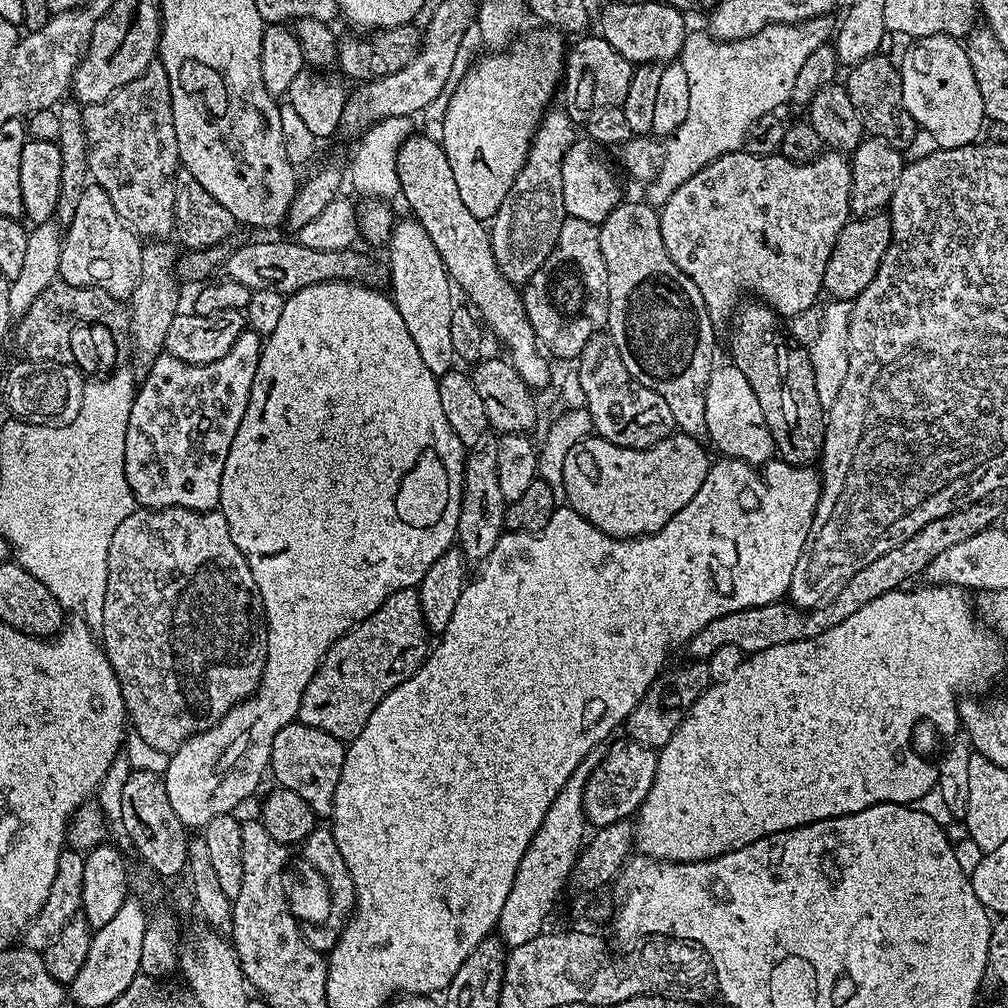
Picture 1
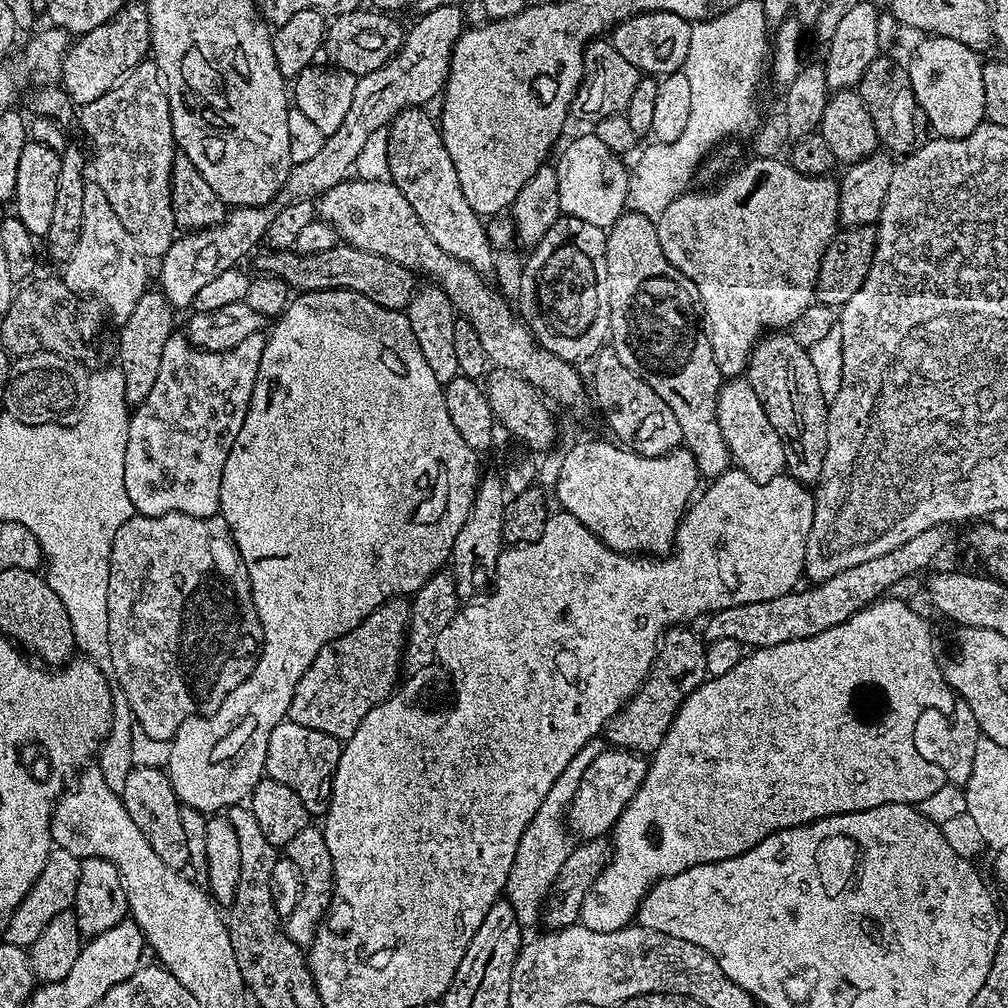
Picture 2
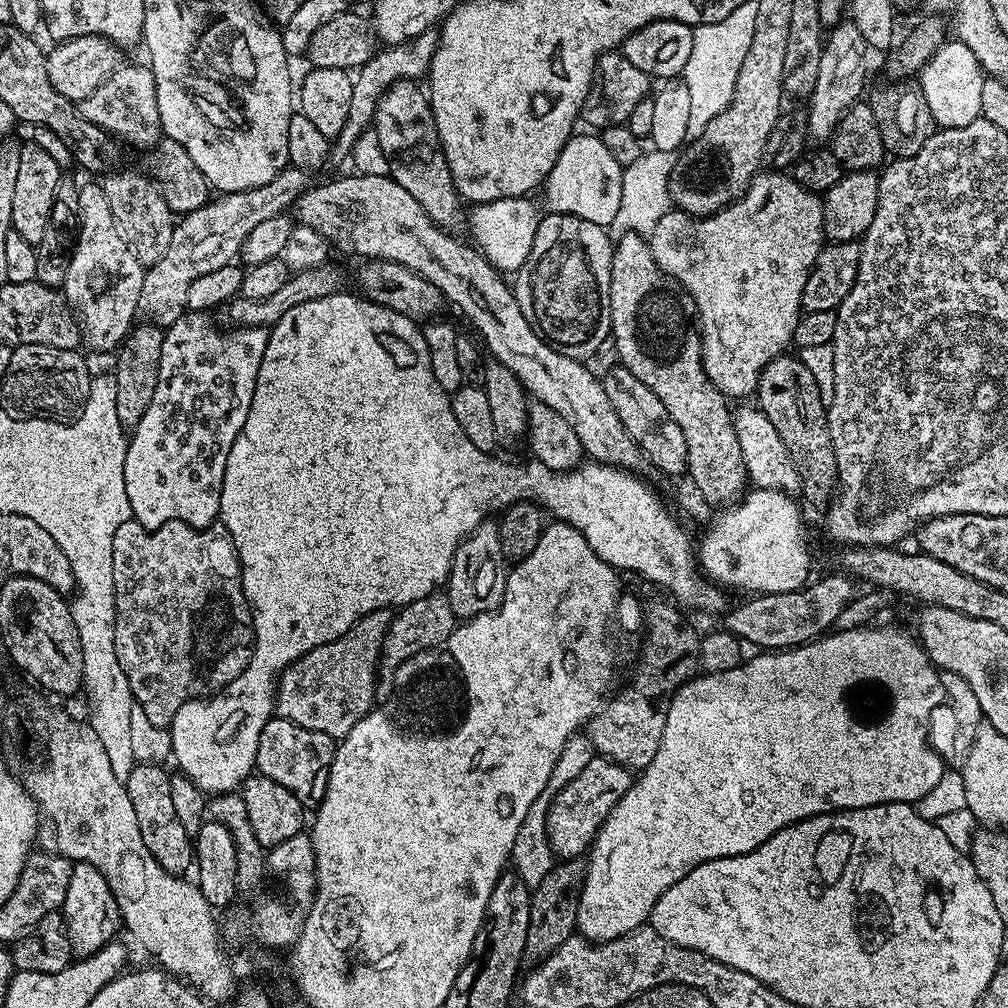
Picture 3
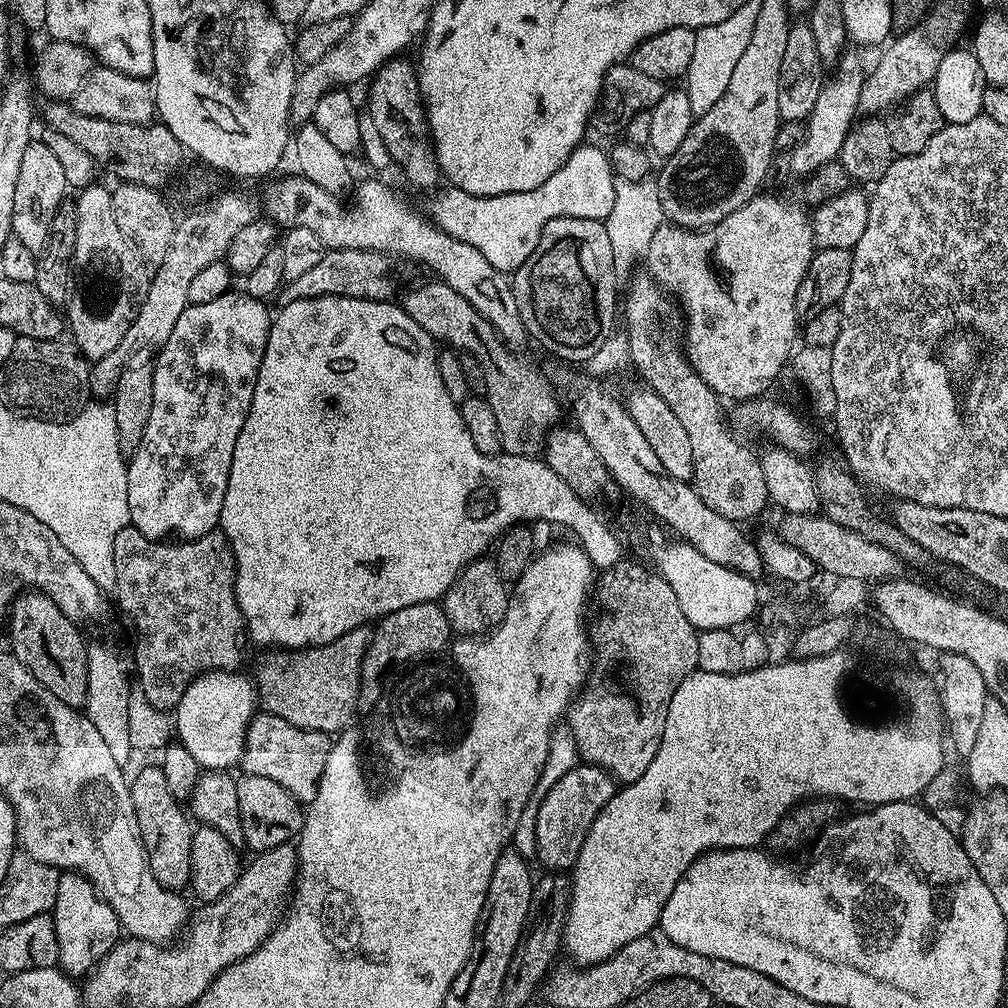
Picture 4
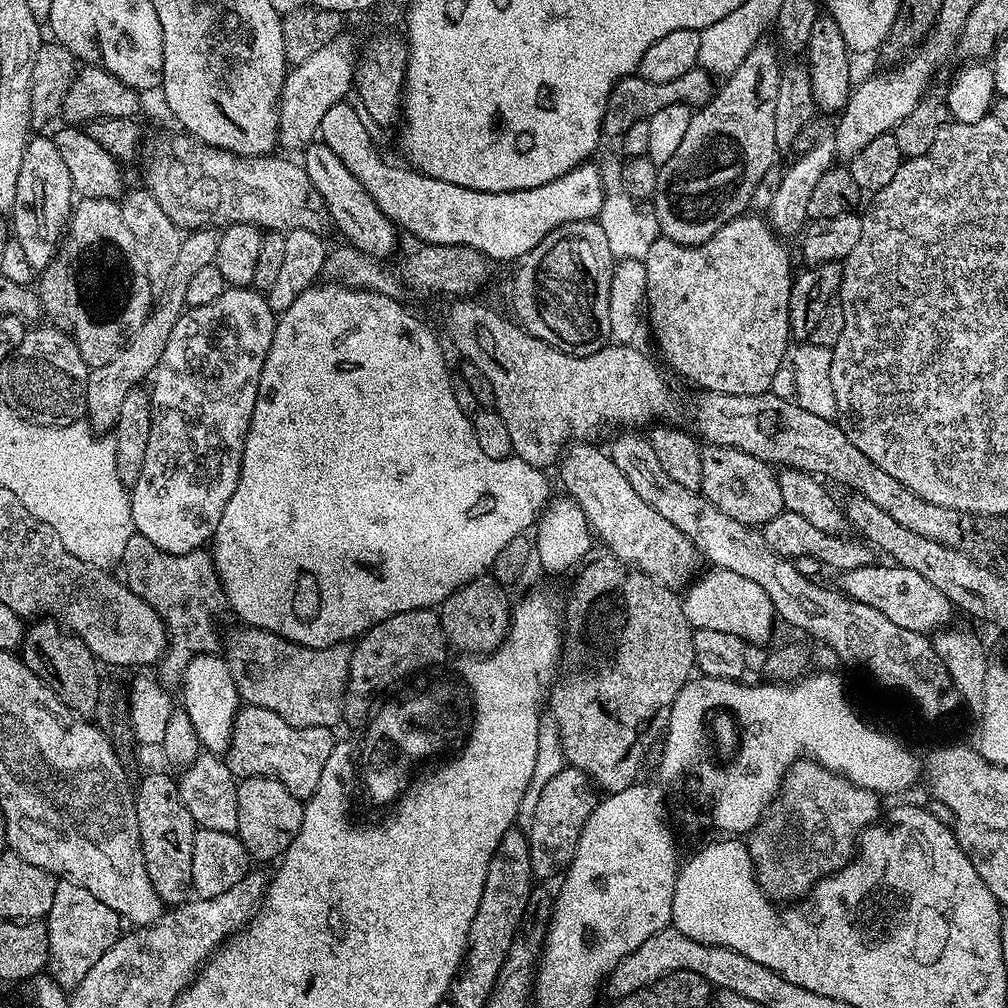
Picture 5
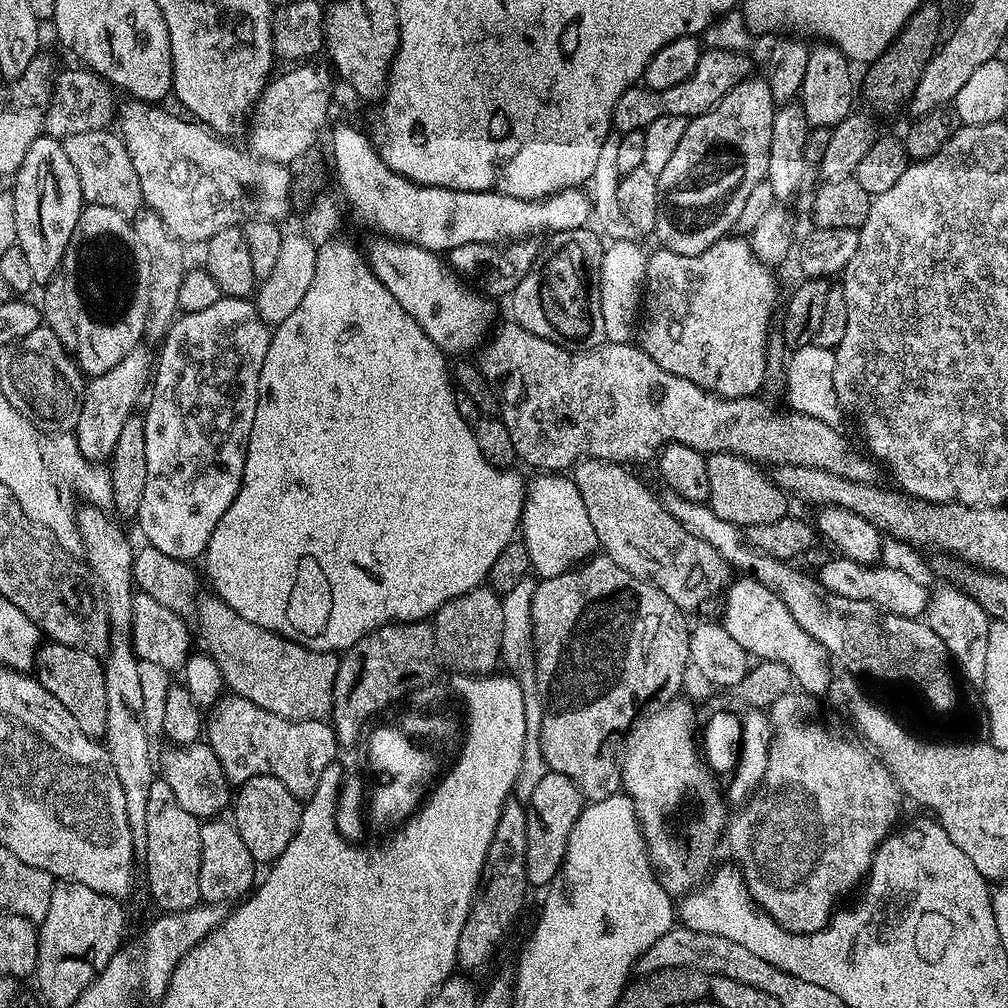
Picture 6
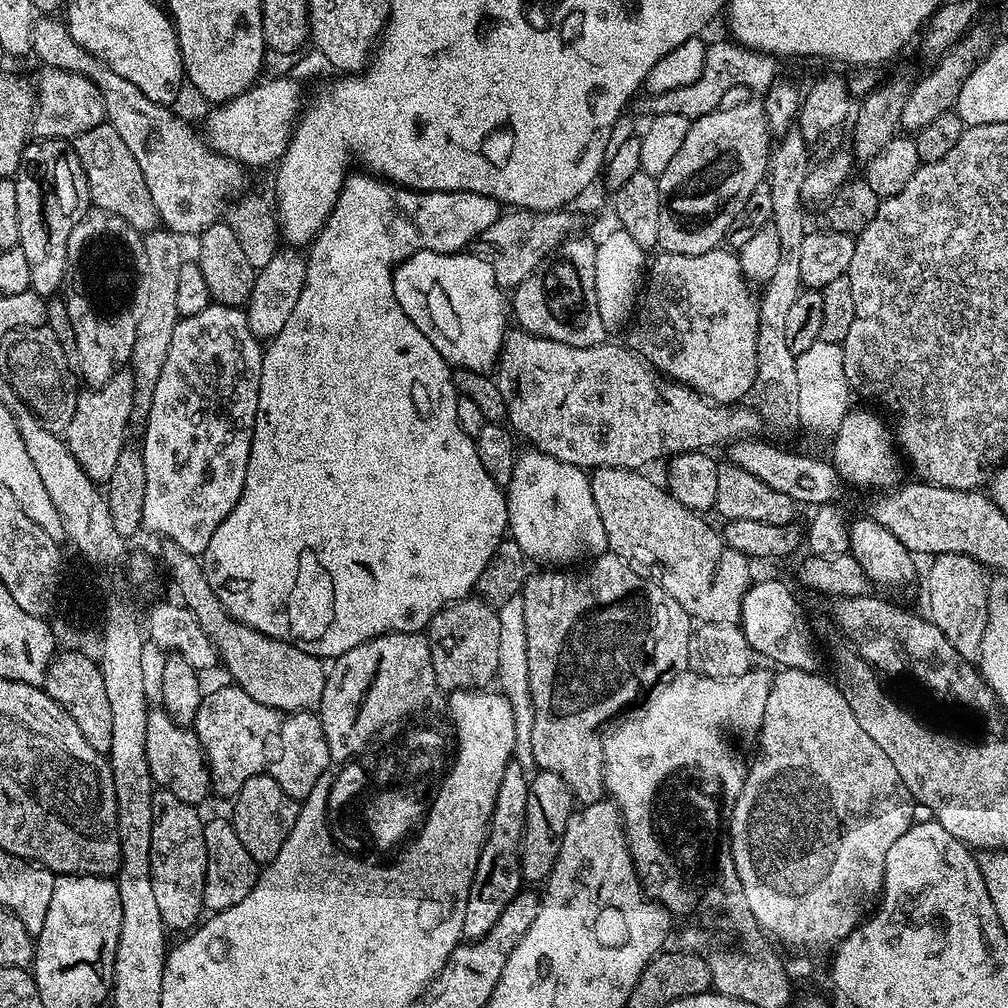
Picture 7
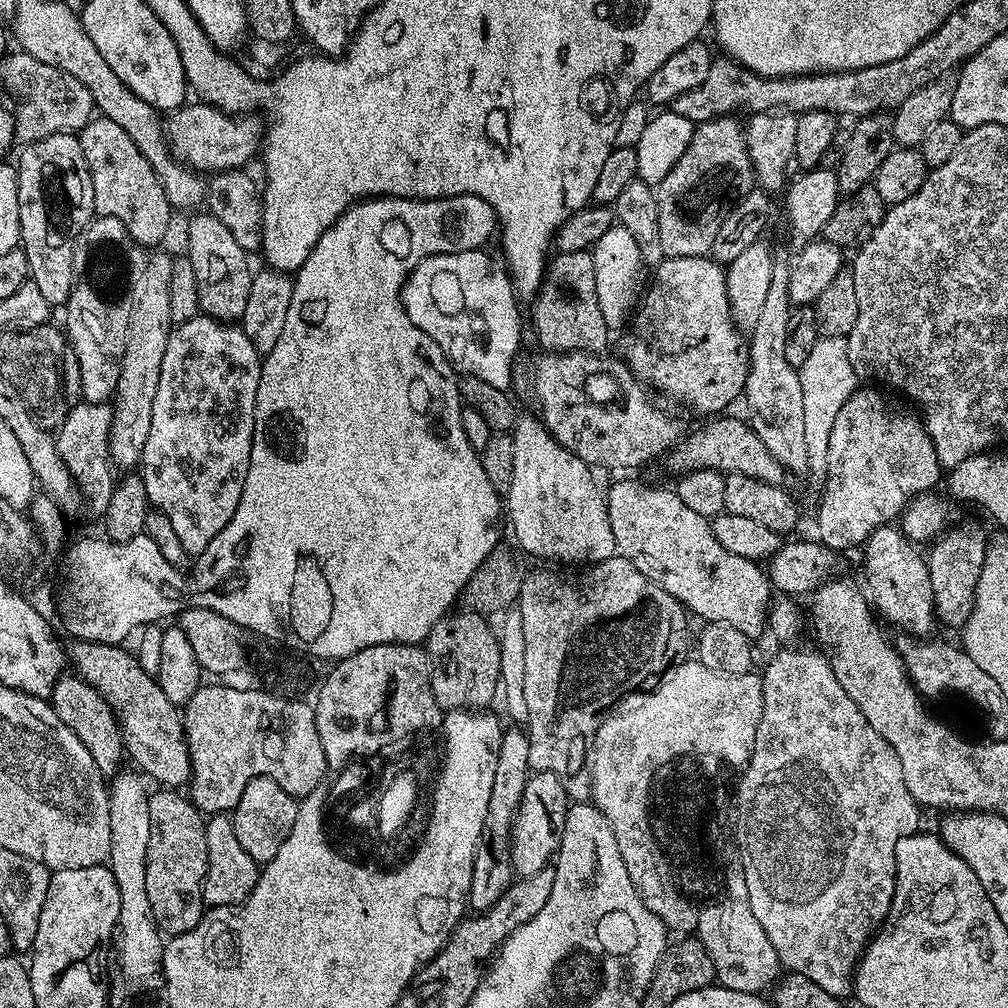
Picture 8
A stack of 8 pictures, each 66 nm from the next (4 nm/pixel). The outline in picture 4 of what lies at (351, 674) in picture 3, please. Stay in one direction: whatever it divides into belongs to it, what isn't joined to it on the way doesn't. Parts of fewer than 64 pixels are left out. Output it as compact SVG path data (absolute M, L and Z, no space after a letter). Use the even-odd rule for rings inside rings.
M365 626L342 634L329 644L318 648L294 648L291 650L268 650L256 668L256 692L260 695L258 704L261 709L278 718L286 718L290 726L298 726L315 732L339 734L353 723L360 706L360 675L366 650L372 641L372 628Z

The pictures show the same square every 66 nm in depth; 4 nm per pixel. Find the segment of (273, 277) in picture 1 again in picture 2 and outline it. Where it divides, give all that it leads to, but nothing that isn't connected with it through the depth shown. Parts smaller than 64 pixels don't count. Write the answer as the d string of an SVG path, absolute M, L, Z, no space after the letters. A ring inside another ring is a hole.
M337 242L334 246L330 246L330 250L322 250L318 254L302 254L295 250L286 252L264 250L256 260L255 271L265 276L282 278L282 282L286 282L289 289L297 293L341 288L350 290L362 298L370 298L370 302L383 308L397 310L407 309L412 294L418 287L417 277L398 262L382 258L382 254L370 254L366 250L358 250L343 242Z

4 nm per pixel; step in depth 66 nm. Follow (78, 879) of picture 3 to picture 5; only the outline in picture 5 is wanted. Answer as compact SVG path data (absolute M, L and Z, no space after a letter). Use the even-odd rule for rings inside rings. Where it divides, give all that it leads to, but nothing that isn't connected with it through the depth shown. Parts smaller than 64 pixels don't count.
M71 882L57 883L54 906L50 906L46 923L50 938L47 971L65 990L77 988L82 978L90 974L90 966L94 966L94 962L98 962L98 958L102 958L122 935L119 914L110 910L106 902L98 902L90 890Z

